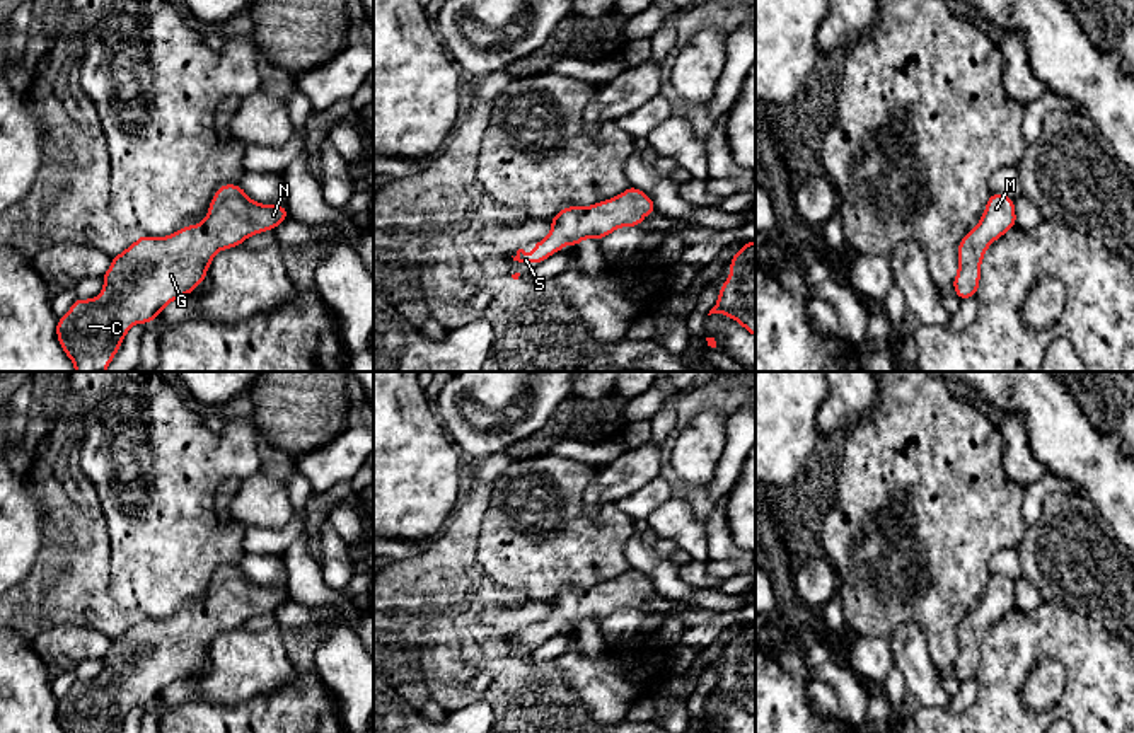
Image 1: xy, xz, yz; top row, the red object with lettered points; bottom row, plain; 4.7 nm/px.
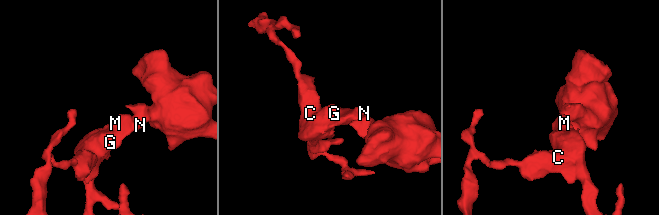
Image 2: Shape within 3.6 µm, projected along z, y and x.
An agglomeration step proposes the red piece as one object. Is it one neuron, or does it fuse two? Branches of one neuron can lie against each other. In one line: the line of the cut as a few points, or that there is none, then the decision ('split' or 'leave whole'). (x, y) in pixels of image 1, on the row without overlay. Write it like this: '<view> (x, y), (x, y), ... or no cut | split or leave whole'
no cut | leave whole

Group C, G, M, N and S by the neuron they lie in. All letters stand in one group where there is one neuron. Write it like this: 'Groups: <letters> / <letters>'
Groups: C G M N S

